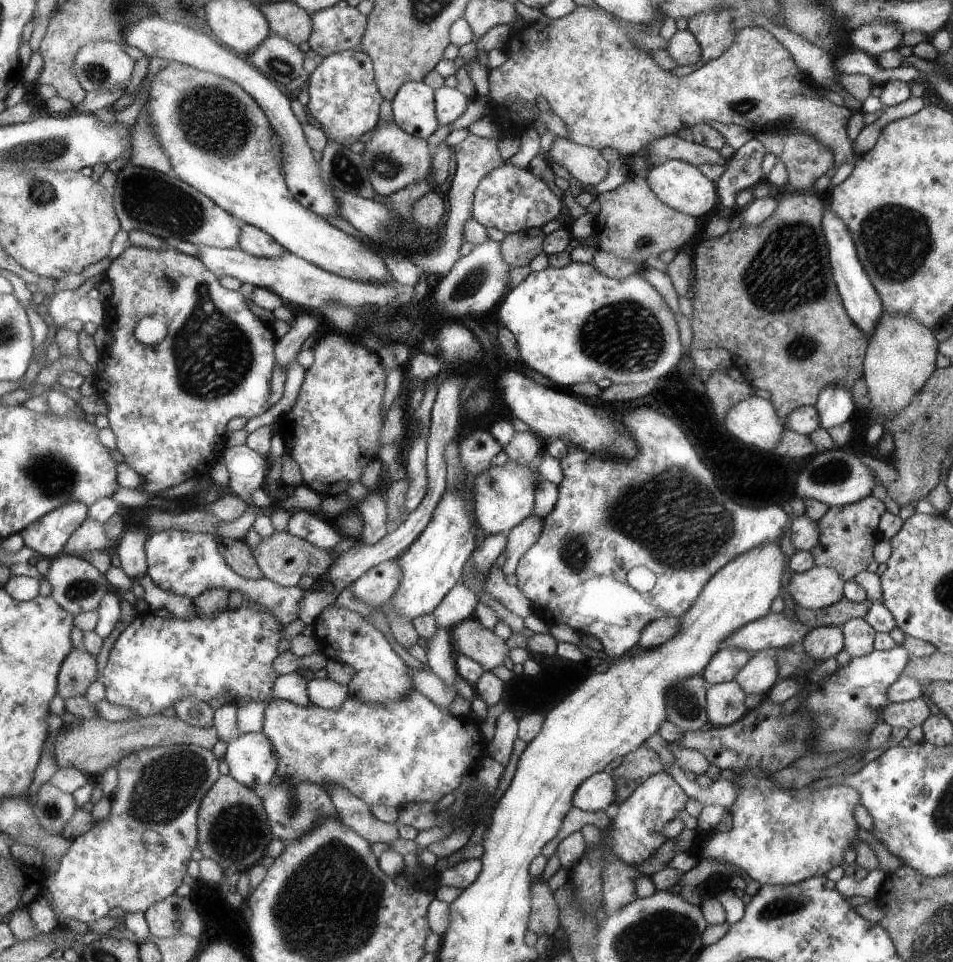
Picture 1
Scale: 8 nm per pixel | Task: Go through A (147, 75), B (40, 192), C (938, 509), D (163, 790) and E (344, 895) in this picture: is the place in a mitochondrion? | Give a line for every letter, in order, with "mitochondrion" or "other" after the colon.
A: other
B: mitochondrion
C: other
D: mitochondrion
E: mitochondrion

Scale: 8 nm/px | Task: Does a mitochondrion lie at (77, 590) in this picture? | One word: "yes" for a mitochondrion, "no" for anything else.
yes

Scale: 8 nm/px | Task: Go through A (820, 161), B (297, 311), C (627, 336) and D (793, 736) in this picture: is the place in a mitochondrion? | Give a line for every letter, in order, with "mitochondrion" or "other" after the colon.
A: other
B: other
C: mitochondrion
D: mitochondrion

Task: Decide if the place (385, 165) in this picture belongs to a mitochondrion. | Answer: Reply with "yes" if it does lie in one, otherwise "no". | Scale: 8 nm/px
yes

